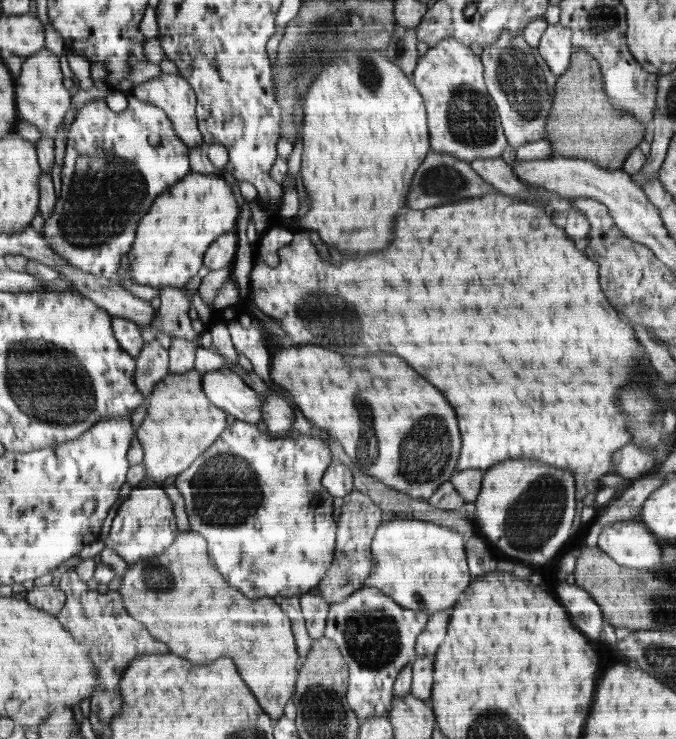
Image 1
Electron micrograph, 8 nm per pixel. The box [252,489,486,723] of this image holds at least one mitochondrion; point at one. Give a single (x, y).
(373, 640)

